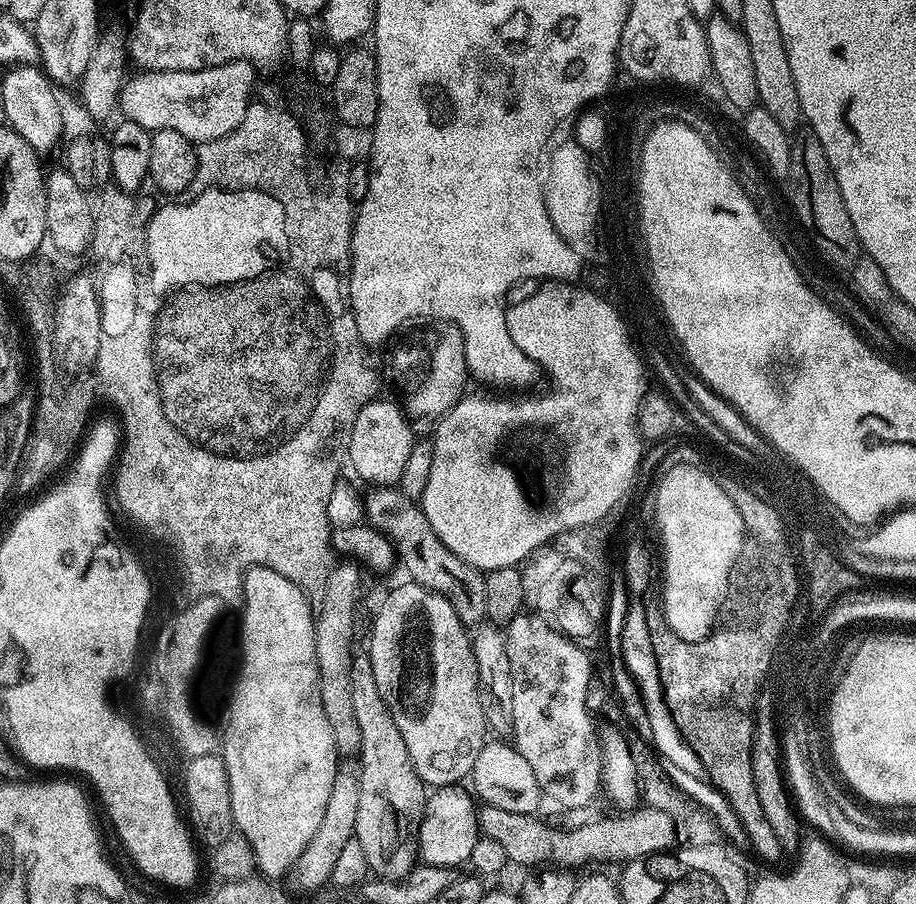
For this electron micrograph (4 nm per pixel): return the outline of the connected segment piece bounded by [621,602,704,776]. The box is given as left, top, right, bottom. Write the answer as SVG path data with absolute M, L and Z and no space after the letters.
M636 602L629 603L628 613L632 615L632 620L625 618L628 623L628 636L622 636L621 648L628 648L628 659L632 660L630 668L636 668L635 674L632 675L633 679L639 684L640 692L644 697L646 710L649 712L651 729L653 731L651 743L656 744L656 748L660 751L659 755L663 758L669 759L675 765L680 766L690 774L700 776L703 773L704 767L700 759L690 751L687 744L685 744L682 737L680 737L679 730L674 726L672 716L664 702L664 692L660 689L660 674L656 666L656 659L652 653L650 646L650 619L644 608Z

